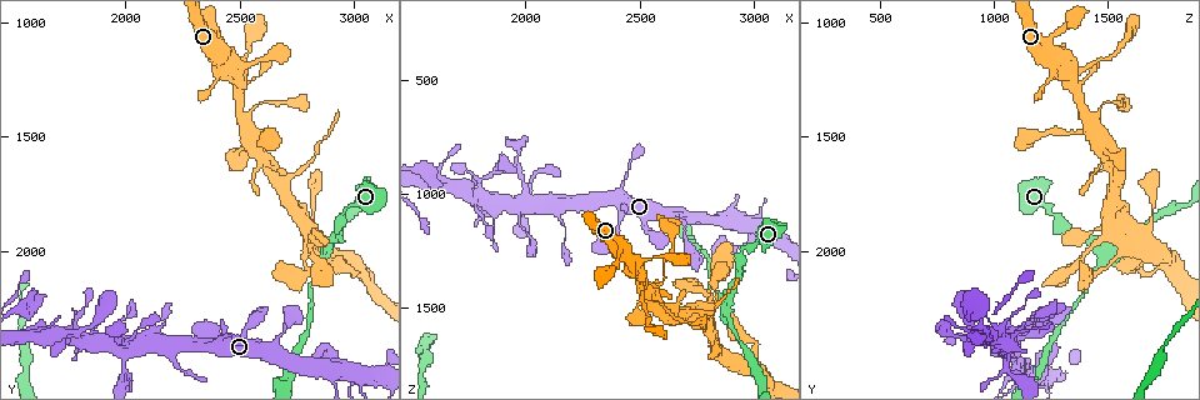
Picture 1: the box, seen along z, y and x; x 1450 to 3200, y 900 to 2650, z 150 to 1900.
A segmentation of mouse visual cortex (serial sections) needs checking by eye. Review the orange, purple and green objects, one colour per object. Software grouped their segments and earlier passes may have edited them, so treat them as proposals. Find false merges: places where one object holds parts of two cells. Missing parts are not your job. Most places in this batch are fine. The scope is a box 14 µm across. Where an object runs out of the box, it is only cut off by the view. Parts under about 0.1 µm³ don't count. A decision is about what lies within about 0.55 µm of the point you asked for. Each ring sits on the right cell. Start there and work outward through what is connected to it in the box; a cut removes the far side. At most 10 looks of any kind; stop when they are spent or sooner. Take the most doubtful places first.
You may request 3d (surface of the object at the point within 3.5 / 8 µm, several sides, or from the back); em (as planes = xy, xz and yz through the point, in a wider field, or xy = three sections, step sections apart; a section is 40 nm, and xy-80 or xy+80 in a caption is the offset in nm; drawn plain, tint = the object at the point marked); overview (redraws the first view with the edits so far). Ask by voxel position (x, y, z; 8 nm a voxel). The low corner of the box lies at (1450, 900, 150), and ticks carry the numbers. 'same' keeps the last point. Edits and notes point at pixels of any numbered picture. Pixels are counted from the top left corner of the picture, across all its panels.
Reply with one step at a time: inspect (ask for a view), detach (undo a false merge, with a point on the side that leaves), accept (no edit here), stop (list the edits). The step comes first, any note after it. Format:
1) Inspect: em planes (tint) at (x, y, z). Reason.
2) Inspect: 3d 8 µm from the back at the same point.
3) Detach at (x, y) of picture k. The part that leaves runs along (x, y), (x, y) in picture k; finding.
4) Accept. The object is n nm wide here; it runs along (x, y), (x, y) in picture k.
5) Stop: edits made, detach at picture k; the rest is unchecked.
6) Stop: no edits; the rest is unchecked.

Inspect: 3d 3.5 µm at (3010, 2570, 1170).

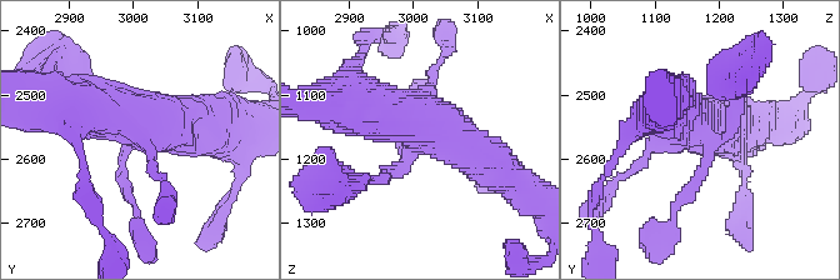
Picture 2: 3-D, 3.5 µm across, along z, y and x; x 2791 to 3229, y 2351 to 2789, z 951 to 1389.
Inspect: em xy step 1 (tint) at (3000, 2565, 1180). Shape alone is not enough.

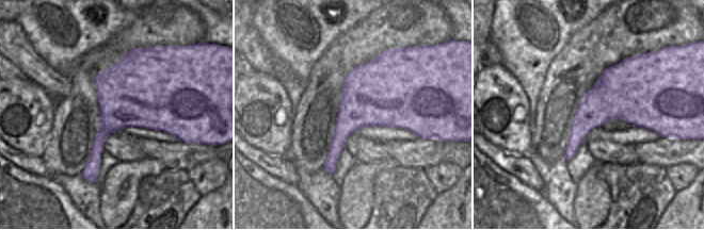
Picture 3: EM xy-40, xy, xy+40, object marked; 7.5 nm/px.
Inspect: em xy step 3 (tint) at the same point.

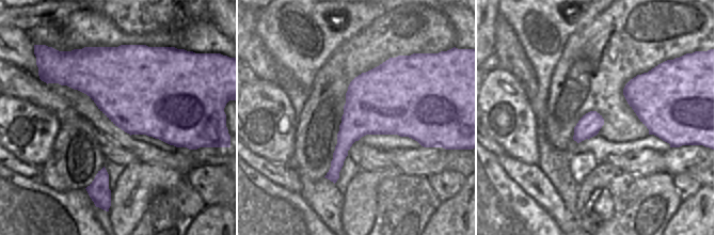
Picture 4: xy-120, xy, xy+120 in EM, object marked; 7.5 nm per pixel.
Accept. It runs along (345, 103), (433, 125), (490, 164) in picture 2; continuous, no second cell.

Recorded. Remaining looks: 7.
Inspect: 3d 3.5 µm at (2950, 1850, 1260).

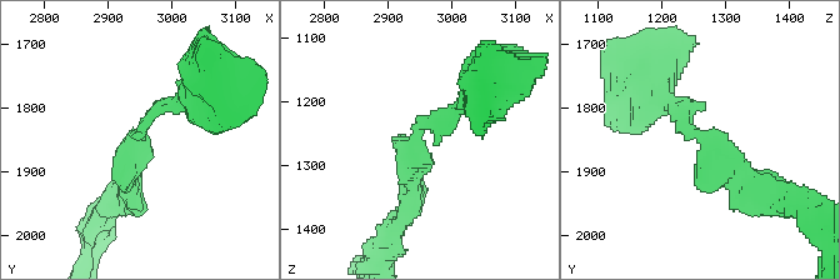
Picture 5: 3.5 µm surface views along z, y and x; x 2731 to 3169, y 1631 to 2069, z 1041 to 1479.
Inspect: em planes (plain) at (2945, 1835, 1255). The arms are 200, 250 nm wide.

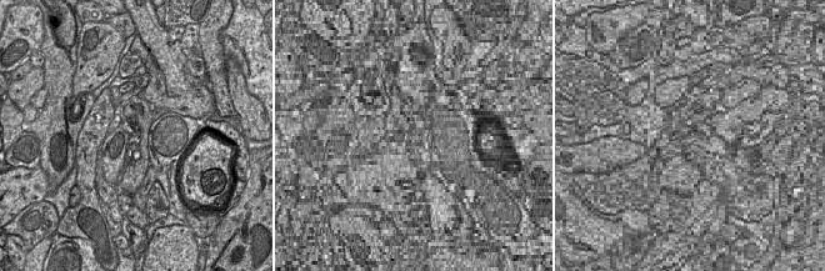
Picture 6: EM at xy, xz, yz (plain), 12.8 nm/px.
Inspect: em planes (tint) at the same point. Where the object lies.

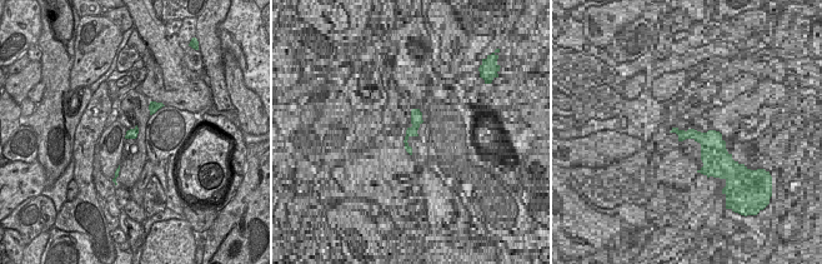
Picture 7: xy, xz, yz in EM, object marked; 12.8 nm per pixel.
Accept. It runs along (656, 94), (755, 190) in picture 5; all the same cell.

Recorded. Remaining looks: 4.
Inspect: 3d 8 µm at (2870, 2000, 1480). Three-way junction.

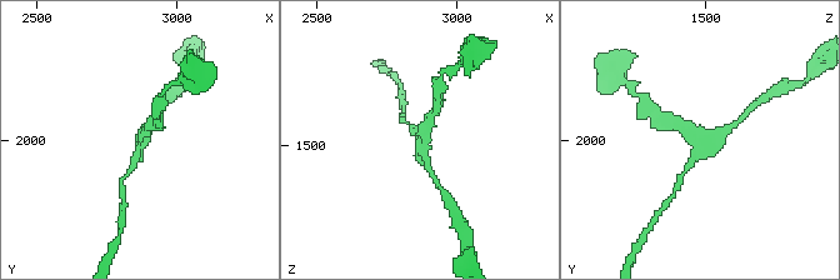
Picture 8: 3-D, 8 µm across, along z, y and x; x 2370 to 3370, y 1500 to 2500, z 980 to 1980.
Inspect: em xy step 5 (tint) at (2890, 2010, 1480).

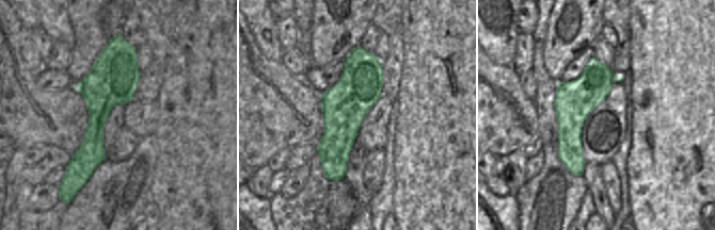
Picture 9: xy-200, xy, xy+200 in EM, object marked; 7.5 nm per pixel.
Accept. It runs along (154, 125), (144, 133), (131, 170) in picture 8; continuous, no second cell.

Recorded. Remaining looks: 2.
Inspect: 3d 3.5 µm at (1990, 2440, 1070). Small branch off a trunk.

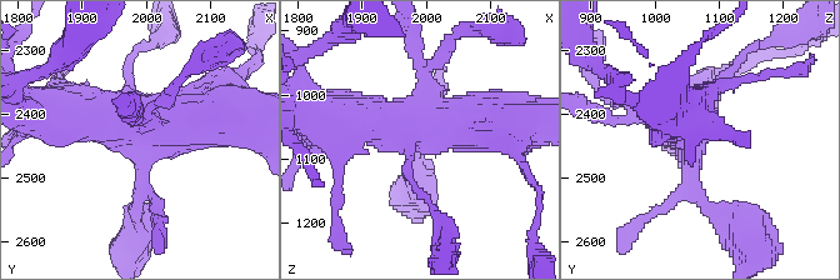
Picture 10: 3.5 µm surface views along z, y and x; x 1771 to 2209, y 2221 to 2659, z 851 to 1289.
Inspect: em planes (tint) at the same point.

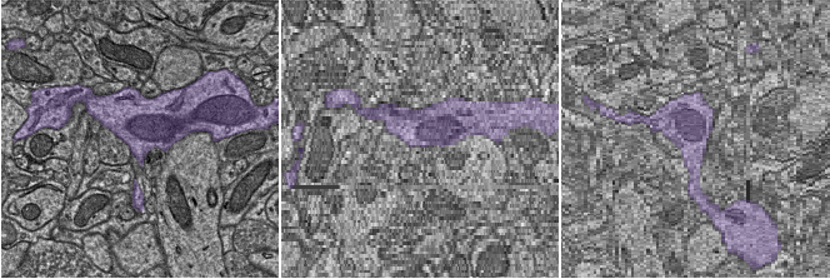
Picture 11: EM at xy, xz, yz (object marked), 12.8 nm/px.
Accept. It runs along (510, 125), (403, 125), (341, 119) in picture 10; continuous, no second cell.

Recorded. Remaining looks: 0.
Stop: no edits; the rest is unchecked.

